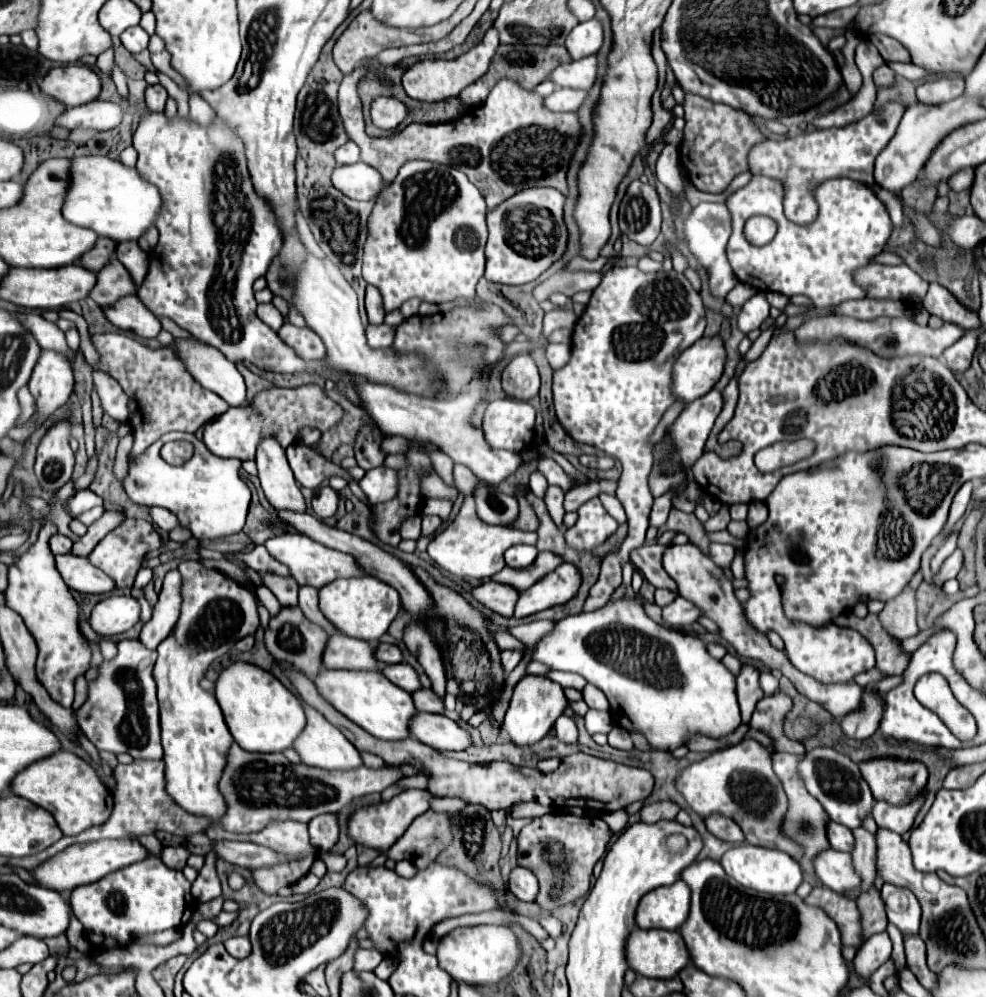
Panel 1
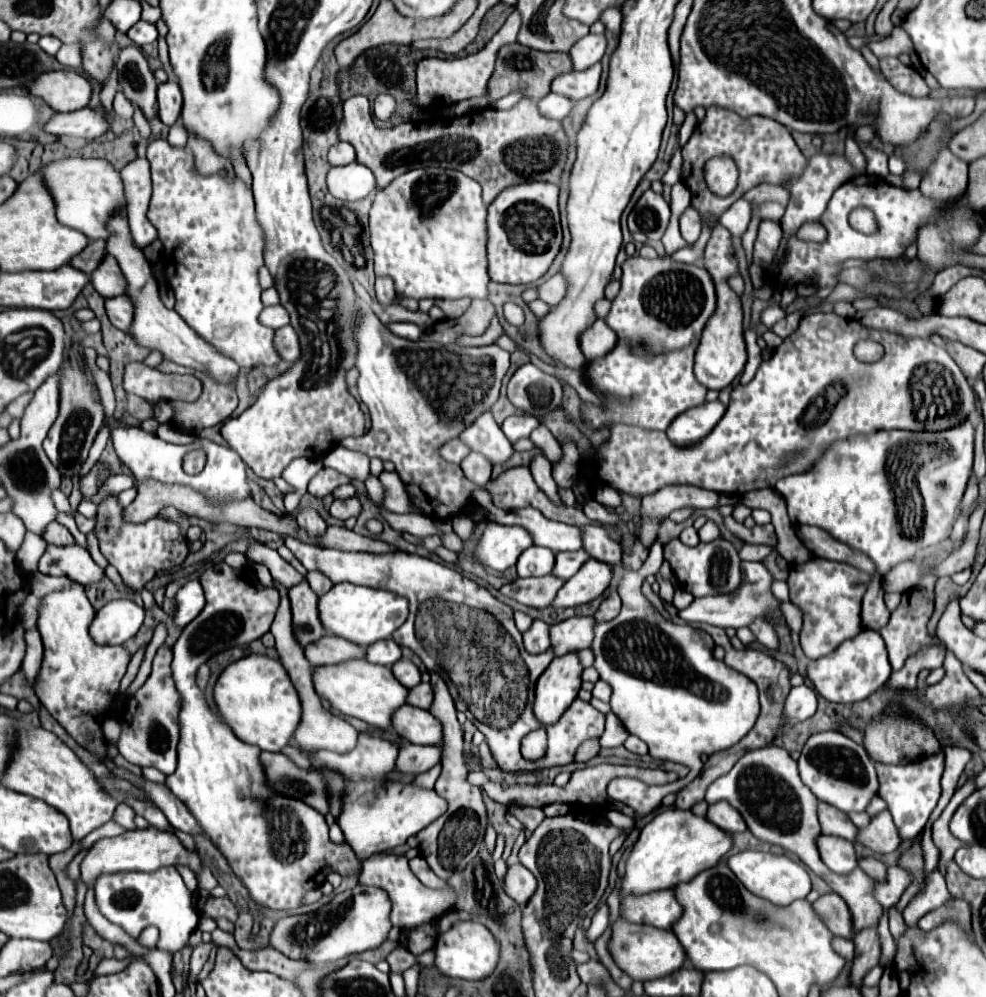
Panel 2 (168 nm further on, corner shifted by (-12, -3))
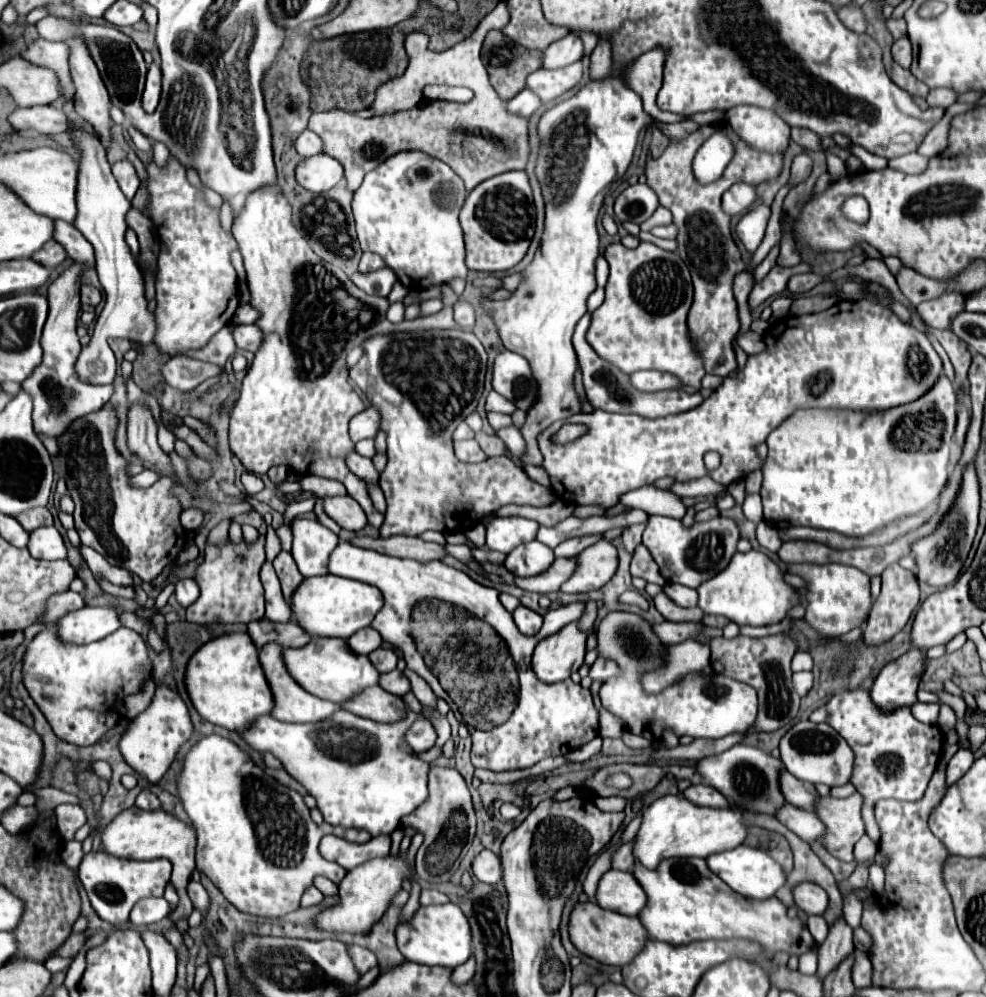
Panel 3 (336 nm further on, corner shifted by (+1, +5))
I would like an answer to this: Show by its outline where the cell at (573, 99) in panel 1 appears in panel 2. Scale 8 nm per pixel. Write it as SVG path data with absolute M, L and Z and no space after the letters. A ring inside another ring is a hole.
M550 93L550 95L546 95L544 99L538 101L538 111L540 111L544 117L548 117L548 119L558 119L558 121L562 121L562 119L570 113L572 105L574 105L574 103L572 103L570 99L558 97L556 93Z

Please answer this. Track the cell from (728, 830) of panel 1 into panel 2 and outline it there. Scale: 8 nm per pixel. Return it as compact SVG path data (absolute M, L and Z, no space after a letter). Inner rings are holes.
M716 801L712 805L708 805L708 813L706 817L718 825L720 829L728 831L728 833L740 833L746 831L746 823L742 821L742 817L738 815L738 811L728 803L728 801Z

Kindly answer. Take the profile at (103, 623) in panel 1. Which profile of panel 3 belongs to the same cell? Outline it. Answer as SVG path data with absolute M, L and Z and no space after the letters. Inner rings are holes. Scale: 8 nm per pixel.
M85 605L59 619L59 637L69 643L93 643L121 627L119 613L113 607Z

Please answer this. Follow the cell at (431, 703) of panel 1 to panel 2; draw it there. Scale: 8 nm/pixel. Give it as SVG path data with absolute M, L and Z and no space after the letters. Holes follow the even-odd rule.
M420 683L412 689L408 689L408 699L406 703L414 705L414 707L420 707L420 709L430 709L430 701L434 699L434 693L432 693L432 687L430 683Z

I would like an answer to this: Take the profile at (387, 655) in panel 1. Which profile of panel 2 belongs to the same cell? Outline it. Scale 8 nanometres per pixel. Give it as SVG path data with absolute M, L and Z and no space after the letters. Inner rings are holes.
M384 639L384 641L376 641L372 643L368 649L366 649L366 655L368 655L368 661L370 663L378 663L378 665L394 665L402 653L400 653L400 647L392 641L392 639Z

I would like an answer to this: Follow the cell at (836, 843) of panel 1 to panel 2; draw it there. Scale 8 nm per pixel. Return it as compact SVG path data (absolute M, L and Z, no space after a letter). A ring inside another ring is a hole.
M818 801L818 821L820 821L822 833L826 833L826 835L838 835L848 841L854 841L854 837L856 837L858 829L848 819L848 815L824 801Z

